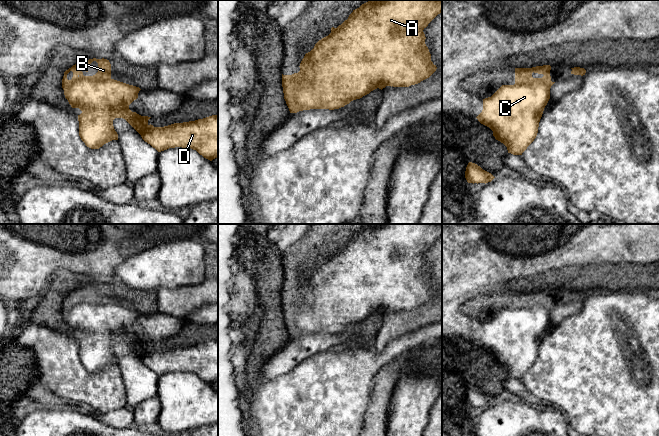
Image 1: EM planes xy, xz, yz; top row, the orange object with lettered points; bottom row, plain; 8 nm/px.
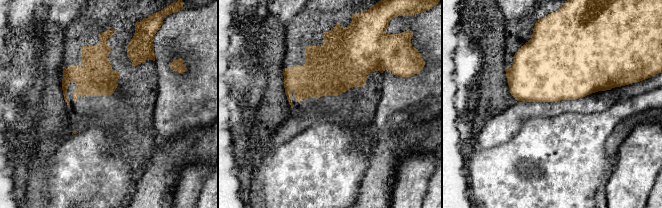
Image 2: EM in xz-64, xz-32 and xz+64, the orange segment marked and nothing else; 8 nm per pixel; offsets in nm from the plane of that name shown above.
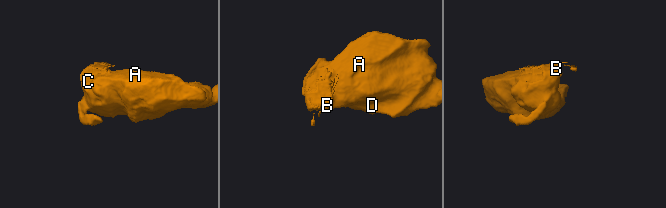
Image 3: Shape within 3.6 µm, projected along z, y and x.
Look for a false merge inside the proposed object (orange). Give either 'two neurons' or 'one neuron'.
two neurons

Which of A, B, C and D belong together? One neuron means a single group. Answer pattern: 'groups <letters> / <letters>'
groups A C D / B

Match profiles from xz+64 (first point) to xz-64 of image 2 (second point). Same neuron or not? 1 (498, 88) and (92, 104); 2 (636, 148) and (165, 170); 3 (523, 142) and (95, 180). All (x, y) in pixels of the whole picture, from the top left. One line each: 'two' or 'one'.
1: two
2: two
3: one

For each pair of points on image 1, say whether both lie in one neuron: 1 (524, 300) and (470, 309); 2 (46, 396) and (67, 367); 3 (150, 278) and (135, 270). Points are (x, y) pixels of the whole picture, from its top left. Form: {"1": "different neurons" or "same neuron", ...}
{"1": "same neuron", "2": "different neurons", "3": "same neuron"}

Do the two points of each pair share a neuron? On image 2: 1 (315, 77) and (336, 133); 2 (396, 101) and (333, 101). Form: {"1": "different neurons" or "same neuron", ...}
{"1": "different neurons", "2": "different neurons"}

